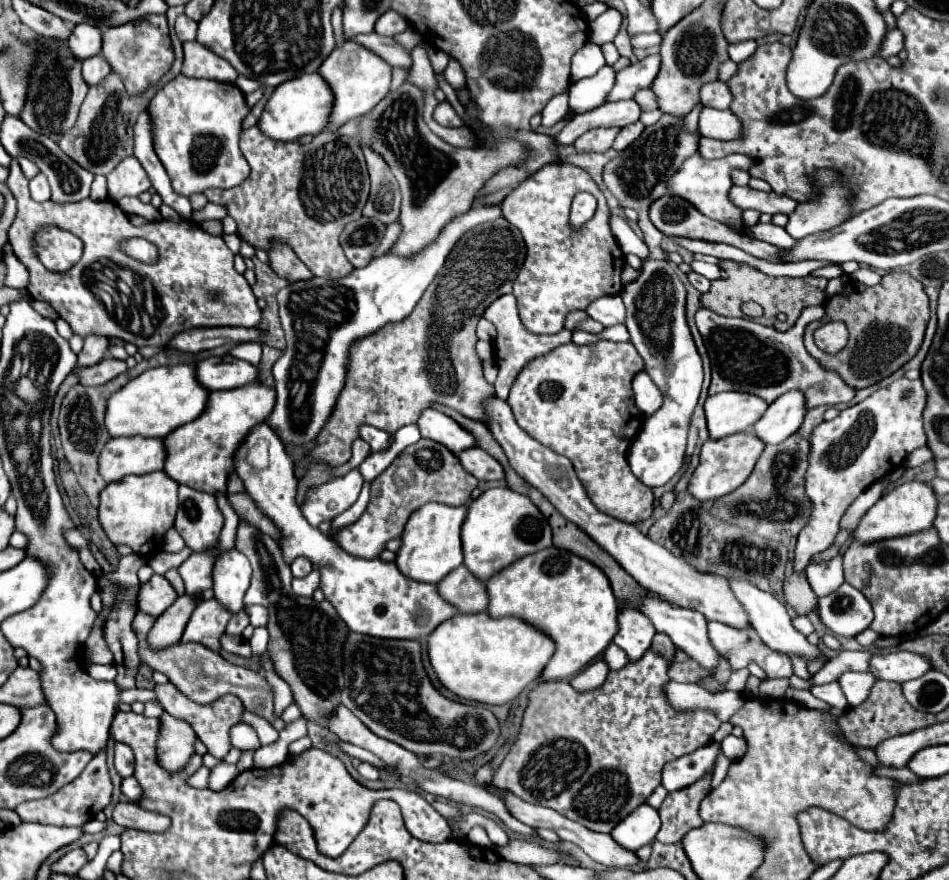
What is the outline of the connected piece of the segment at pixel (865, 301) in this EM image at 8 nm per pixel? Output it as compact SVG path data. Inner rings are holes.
M900 272L884 276L882 282L872 288L850 280L844 292L846 294L834 296L826 304L824 320L810 322L806 326L804 344L806 350L822 364L822 368L838 372L840 378L846 384L850 384L850 388L860 390L880 382L882 378L888 378L918 352L924 338L926 322L930 318L930 310L928 310L928 298L924 294L922 284L910 278L908 274L900 274ZM850 306L858 306L858 308L854 308L852 312ZM826 322L846 322L846 328L850 332L846 348L834 356L820 352L814 344L814 330ZM858 330L860 330L860 342L858 342Z

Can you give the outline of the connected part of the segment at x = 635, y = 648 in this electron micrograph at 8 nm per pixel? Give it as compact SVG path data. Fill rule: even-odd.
M620 608L614 644L618 644L628 654L628 660L638 660L644 650L650 648L654 634L656 630L646 616L642 616L638 610Z

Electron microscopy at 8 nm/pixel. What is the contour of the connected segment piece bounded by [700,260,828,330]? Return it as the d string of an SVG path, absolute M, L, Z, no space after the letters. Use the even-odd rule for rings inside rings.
M722 260L720 270L724 270L728 276L712 280L710 290L700 296L700 304L704 308L710 308L712 312L716 312L720 316L744 316L742 310L740 310L742 302L754 300L764 308L764 316L756 318L756 322L760 322L764 326L772 326L776 330L792 328L804 306L820 304L824 300L824 288L828 284L826 278L818 278L818 276L812 276L812 274L802 276L802 278L788 278L788 276L774 278L774 276L768 276L768 274L760 272L758 268L754 268L750 264L734 262L734 260ZM778 312L784 312L788 316L788 320L786 322L776 320Z

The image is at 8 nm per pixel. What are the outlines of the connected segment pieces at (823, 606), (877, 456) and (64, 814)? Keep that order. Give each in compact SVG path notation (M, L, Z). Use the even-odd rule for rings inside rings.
M842 584L836 592L818 598L818 614L836 636L854 638L872 624L872 606L860 590Z
M900 378L890 386L876 390L866 400L842 410L838 418L818 424L818 428L810 432L810 460L804 492L812 510L796 540L794 572L804 572L814 554L824 552L834 544L844 512L870 484L900 468L912 450L926 444L922 428L924 404L926 390L922 388L922 382Z
M106 748L98 752L98 756L92 758L92 762L84 768L84 772L54 792L54 796L46 796L42 800L30 800L24 802L16 808L16 814L26 820L26 822L38 822L38 824L56 824L56 826L80 826L86 824L94 818L98 810L104 810L110 804L112 796L112 782L108 778L108 768L106 768ZM52 820L66 820L66 822L52 822Z

